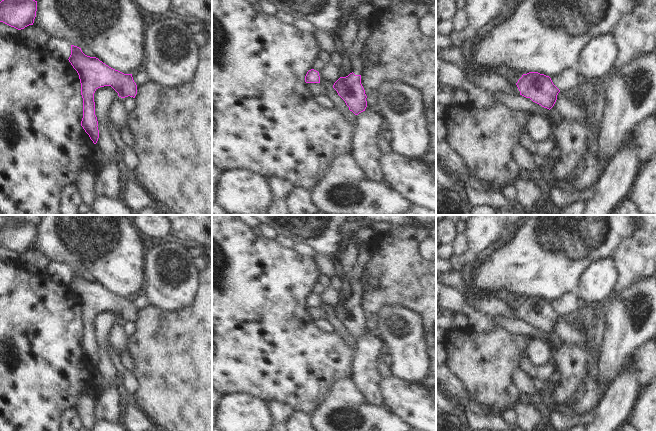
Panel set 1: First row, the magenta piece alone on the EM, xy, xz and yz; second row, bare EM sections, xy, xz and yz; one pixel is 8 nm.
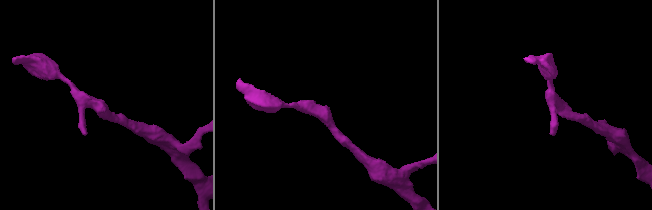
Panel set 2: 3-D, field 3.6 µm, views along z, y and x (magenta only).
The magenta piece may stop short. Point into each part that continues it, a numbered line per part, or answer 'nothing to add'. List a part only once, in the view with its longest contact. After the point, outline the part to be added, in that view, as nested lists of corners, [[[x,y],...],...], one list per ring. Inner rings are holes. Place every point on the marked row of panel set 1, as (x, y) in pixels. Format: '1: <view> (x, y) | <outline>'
1: yz (489, 79) | [[[461,47],[445,48],[437,50],[437,53],[442,59],[460,66],[464,70],[466,78],[477,87],[492,92],[520,94],[516,83],[507,79],[503,74],[499,74],[495,69],[477,70],[473,66],[470,56],[466,56]]]

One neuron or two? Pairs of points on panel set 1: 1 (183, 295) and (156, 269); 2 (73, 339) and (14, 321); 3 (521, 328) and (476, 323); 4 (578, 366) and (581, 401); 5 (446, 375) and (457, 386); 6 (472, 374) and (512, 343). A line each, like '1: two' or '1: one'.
1: one
2: one
3: one
4: one
5: one
6: one

